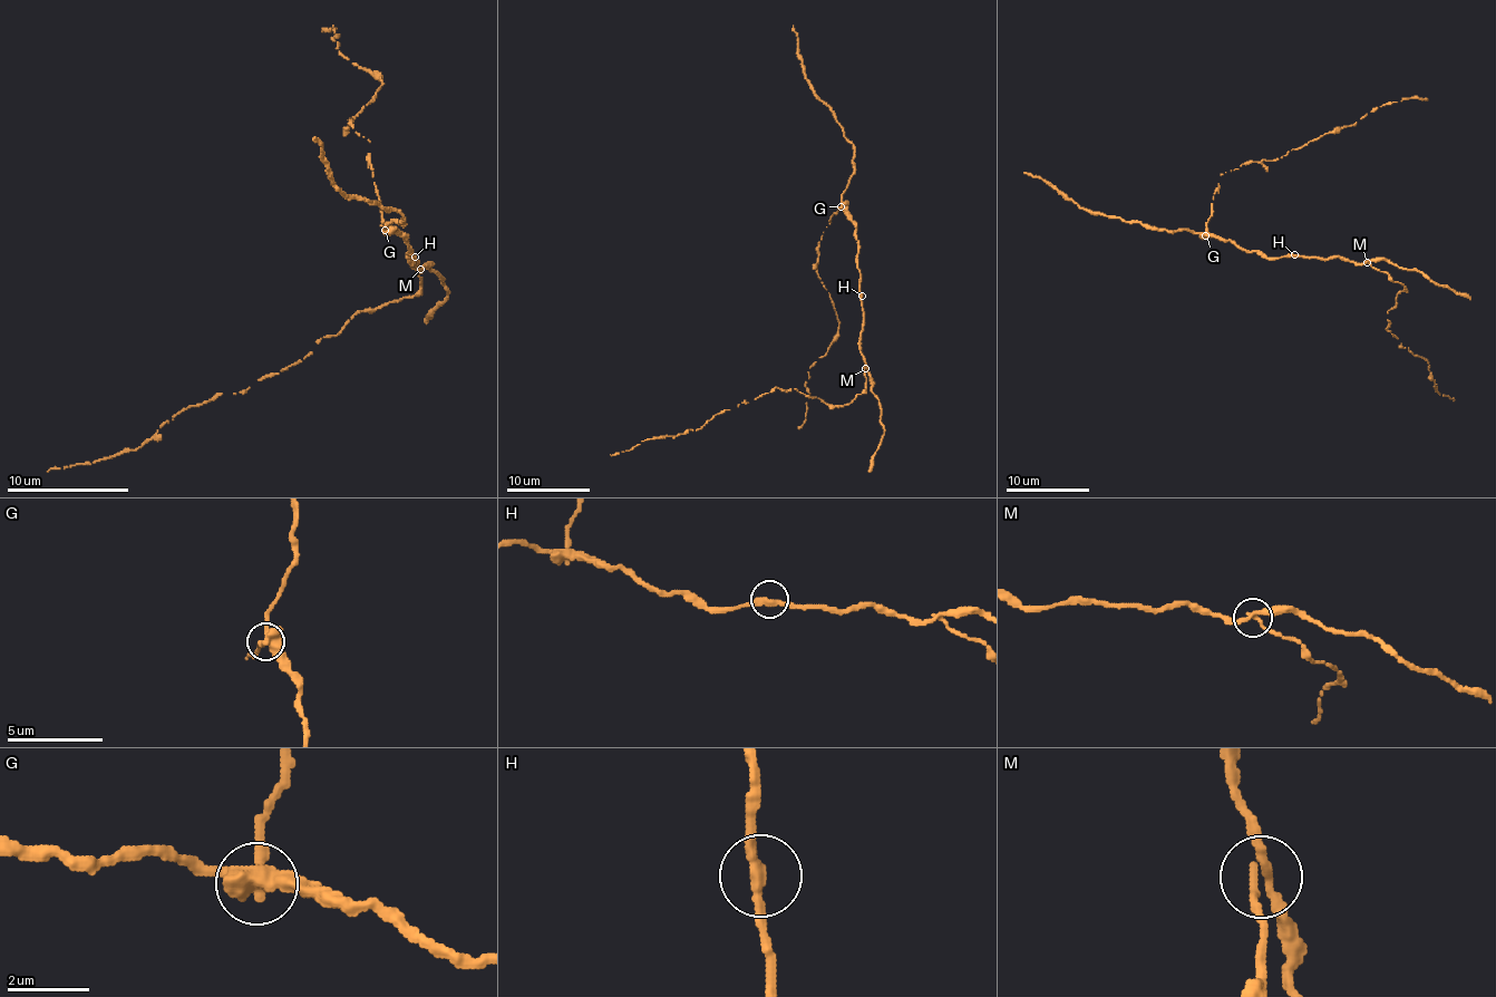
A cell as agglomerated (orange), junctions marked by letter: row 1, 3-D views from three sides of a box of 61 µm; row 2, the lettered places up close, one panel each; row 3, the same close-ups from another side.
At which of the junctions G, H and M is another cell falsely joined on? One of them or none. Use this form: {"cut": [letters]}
{"cut": ["G"]}

